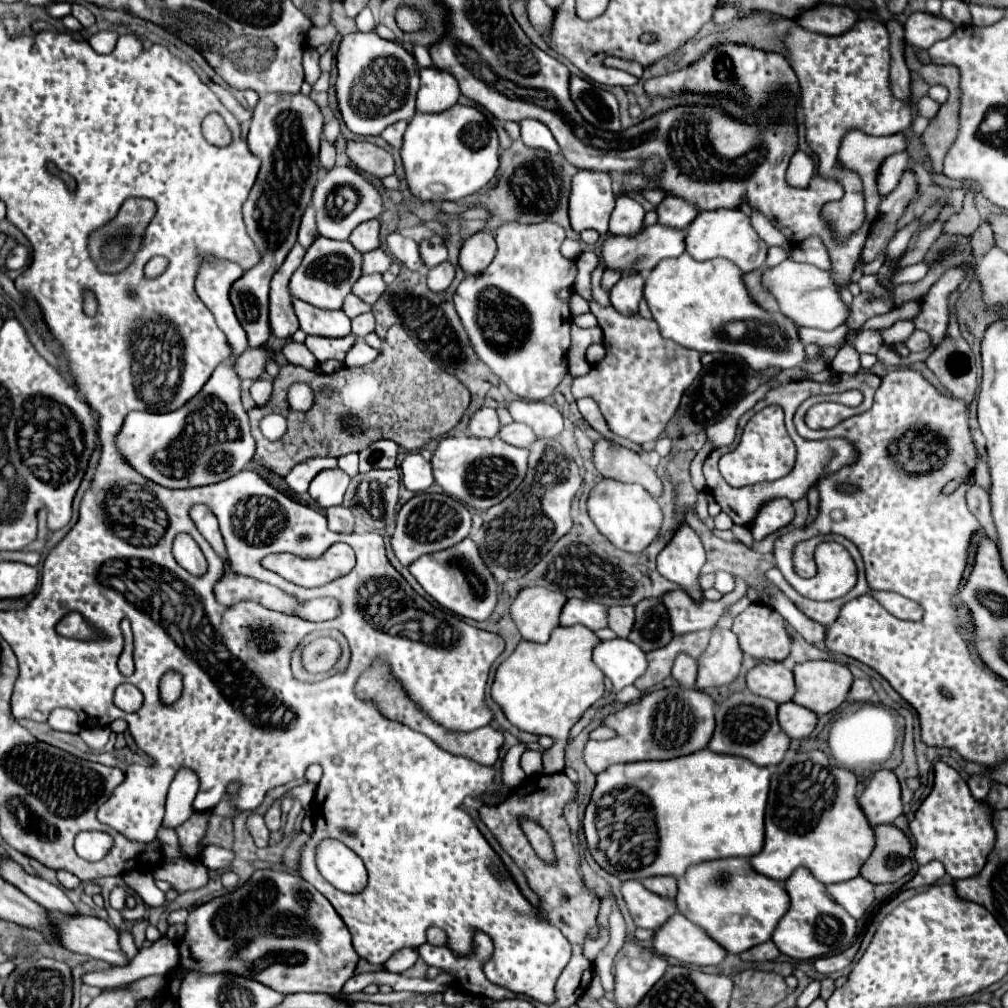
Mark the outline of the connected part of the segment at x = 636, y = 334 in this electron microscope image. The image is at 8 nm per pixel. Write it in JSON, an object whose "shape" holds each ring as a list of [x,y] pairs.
{"shape":[[[583,251],[577,257],[579,273],[573,289],[589,301],[591,313],[597,317],[601,329],[605,331],[607,355],[603,361],[593,365],[585,377],[573,379],[573,397],[591,397],[597,401],[609,429],[615,435],[625,437],[637,445],[653,443],[679,409],[679,401],[685,389],[697,379],[701,371],[701,353],[661,337],[661,331],[653,319],[643,319],[639,313],[625,317],[611,305],[599,307],[591,299],[589,287],[589,275],[597,265],[599,257],[593,251]]]}

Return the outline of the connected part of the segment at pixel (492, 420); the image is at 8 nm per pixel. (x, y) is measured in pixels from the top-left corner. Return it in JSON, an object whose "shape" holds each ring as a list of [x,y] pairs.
{"shape":[[[477,409],[469,419],[469,433],[473,437],[495,437],[499,427],[495,409]]]}

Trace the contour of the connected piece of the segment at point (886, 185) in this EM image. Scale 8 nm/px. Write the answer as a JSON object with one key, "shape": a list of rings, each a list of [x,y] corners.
{"shape":[[[907,151],[897,153],[897,155],[891,155],[891,157],[887,157],[883,161],[881,171],[879,171],[879,177],[877,177],[879,193],[887,195],[887,193],[891,193],[897,187],[903,171],[907,169],[907,161],[909,161],[909,153]]]}

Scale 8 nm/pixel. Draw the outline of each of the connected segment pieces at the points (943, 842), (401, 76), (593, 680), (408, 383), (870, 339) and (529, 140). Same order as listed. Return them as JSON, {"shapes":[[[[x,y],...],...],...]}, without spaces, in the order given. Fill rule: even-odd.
{"shapes":[[[[939,761],[933,767],[935,781],[927,799],[917,809],[909,823],[915,839],[915,859],[919,865],[939,859],[953,879],[969,879],[981,873],[985,859],[995,843],[993,811],[995,807],[987,801],[977,801],[965,783],[965,779],[953,769]]],[[[351,33],[343,37],[337,51],[335,95],[341,117],[351,133],[379,135],[397,121],[415,115],[415,95],[419,89],[419,65],[399,43],[385,41],[377,33]]],[[[571,625],[571,627],[557,627],[551,633],[551,639],[547,643],[529,643],[521,641],[517,649],[497,667],[495,681],[491,687],[493,701],[503,709],[505,717],[521,731],[533,733],[533,735],[549,735],[553,739],[553,745],[542,754],[543,773],[557,773],[563,771],[563,749],[569,735],[569,729],[581,719],[585,709],[589,709],[597,699],[603,695],[603,673],[593,663],[591,651],[599,643],[597,635],[589,631],[583,625]]],[[[393,325],[387,331],[387,337],[383,341],[383,351],[369,365],[353,367],[353,369],[351,367],[349,369],[341,369],[341,371],[337,371],[333,375],[319,375],[315,371],[307,371],[303,367],[289,365],[289,363],[283,365],[279,369],[279,375],[275,377],[271,399],[265,405],[247,411],[249,419],[251,419],[251,435],[257,441],[257,453],[255,453],[253,461],[263,465],[265,469],[269,469],[275,475],[285,477],[297,463],[301,463],[301,461],[305,461],[309,457],[341,457],[341,455],[347,455],[347,453],[359,453],[361,449],[365,449],[367,445],[371,445],[377,439],[391,439],[397,445],[401,445],[403,449],[415,451],[415,449],[425,447],[431,439],[451,431],[459,423],[461,415],[465,413],[465,409],[469,405],[469,399],[471,399],[469,391],[461,385],[461,381],[457,381],[457,377],[453,377],[453,375],[445,373],[443,369],[439,369],[435,365],[435,361],[429,359],[411,341],[411,337],[405,333],[403,327]],[[297,381],[307,383],[313,389],[313,395],[315,395],[313,407],[309,411],[305,411],[305,413],[291,409],[289,401],[287,401],[287,391]],[[323,387],[333,387],[337,391],[335,397],[331,397],[331,399],[323,397],[321,395]],[[267,413],[281,413],[287,419],[287,433],[281,439],[277,439],[277,441],[269,441],[259,431],[259,421]]],[[[865,329],[865,331],[859,331],[857,335],[857,341],[855,341],[855,349],[859,353],[877,353],[883,345],[883,339],[881,339],[881,331],[879,329]]],[[[533,119],[521,121],[521,139],[529,149],[545,149],[547,153],[559,153],[559,145],[551,131],[539,121],[533,125]]]]}

